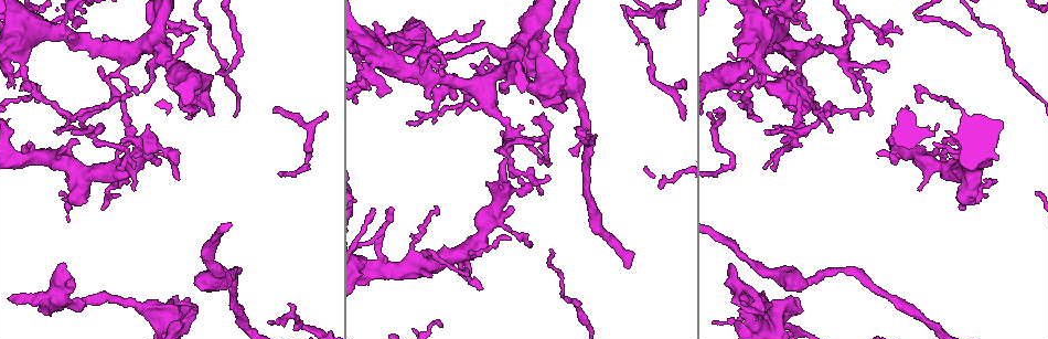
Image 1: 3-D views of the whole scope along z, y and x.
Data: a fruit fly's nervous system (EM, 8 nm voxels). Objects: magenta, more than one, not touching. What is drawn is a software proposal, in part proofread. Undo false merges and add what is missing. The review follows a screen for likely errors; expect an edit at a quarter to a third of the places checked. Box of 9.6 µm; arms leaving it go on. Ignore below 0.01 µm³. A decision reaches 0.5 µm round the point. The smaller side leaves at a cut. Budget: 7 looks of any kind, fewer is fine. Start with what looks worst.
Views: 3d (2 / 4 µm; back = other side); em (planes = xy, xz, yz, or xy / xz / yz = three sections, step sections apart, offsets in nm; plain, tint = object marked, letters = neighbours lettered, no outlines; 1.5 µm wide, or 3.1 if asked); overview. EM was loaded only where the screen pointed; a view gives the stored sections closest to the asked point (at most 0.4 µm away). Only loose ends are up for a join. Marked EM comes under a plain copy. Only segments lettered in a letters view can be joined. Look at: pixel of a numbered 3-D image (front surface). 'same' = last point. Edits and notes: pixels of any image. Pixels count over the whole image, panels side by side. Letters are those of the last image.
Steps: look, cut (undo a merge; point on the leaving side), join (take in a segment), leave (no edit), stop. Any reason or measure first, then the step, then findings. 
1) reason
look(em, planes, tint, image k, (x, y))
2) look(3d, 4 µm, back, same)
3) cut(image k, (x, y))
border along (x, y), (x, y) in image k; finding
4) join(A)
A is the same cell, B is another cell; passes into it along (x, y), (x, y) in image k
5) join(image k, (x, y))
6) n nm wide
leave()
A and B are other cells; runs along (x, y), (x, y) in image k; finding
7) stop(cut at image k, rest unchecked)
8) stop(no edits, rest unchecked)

thick turns thin
look(em, planes, tint, image 1, (784, 13))

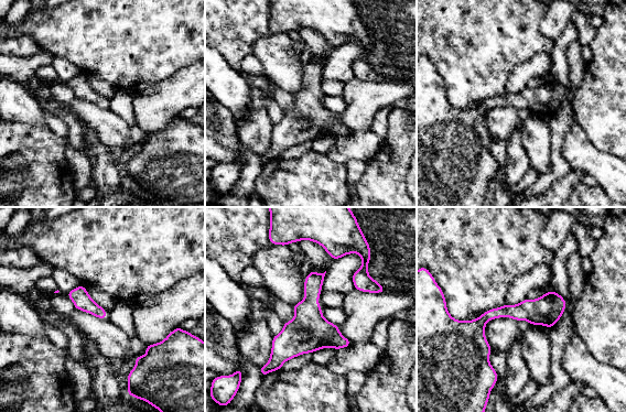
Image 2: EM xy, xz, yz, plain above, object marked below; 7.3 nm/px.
look(em, planes, letters, same)

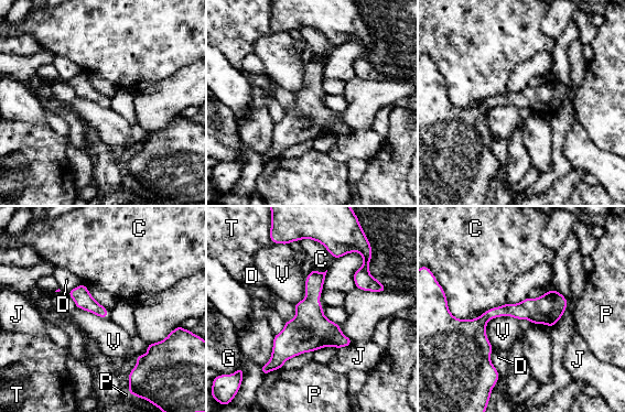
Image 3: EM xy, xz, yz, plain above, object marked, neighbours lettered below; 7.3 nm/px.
220 nm wide
leave()
C, D, G, J, P, T and V are other cells; border along (492, 347), (491, 362), (499, 377) in image 3; all the same neuron

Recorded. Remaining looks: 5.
an open end
look(em, planes, letters, image 1, (482, 288))

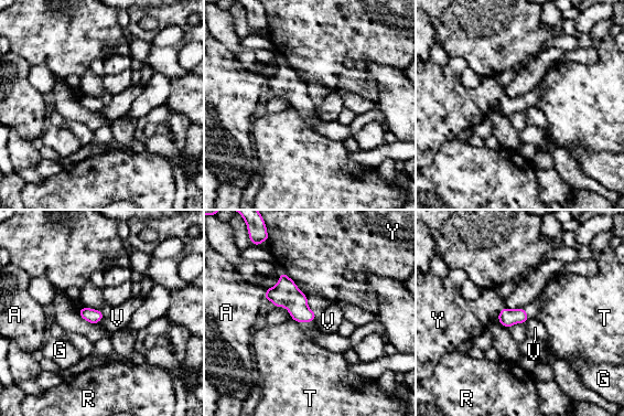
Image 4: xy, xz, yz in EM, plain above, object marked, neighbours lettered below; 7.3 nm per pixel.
110 nm wide
leave()
A, G, R, T, V and Y are other cells; border along (105, 313), (96, 323) in image 4; none of them fits

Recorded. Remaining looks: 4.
sharp bend
look(3d, 2 µm, image 1, (389, 221))

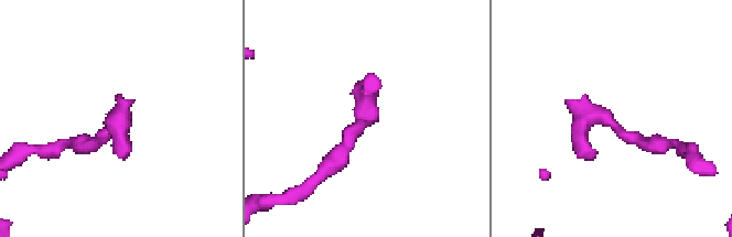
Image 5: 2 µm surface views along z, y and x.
shape alone is not enough
look(em, planes, letters, image 5, (362, 117))

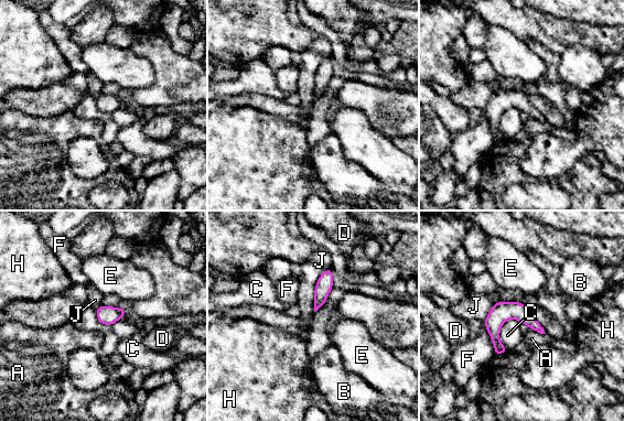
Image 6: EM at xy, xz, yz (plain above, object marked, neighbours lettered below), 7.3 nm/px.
leave()
A, B, C, D, E, F, H and J are other cells; border along (514, 317), (499, 333), (508, 349) in image 6; continuous, no second neuron

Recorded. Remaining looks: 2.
stop(no edits, rest unchecked)

